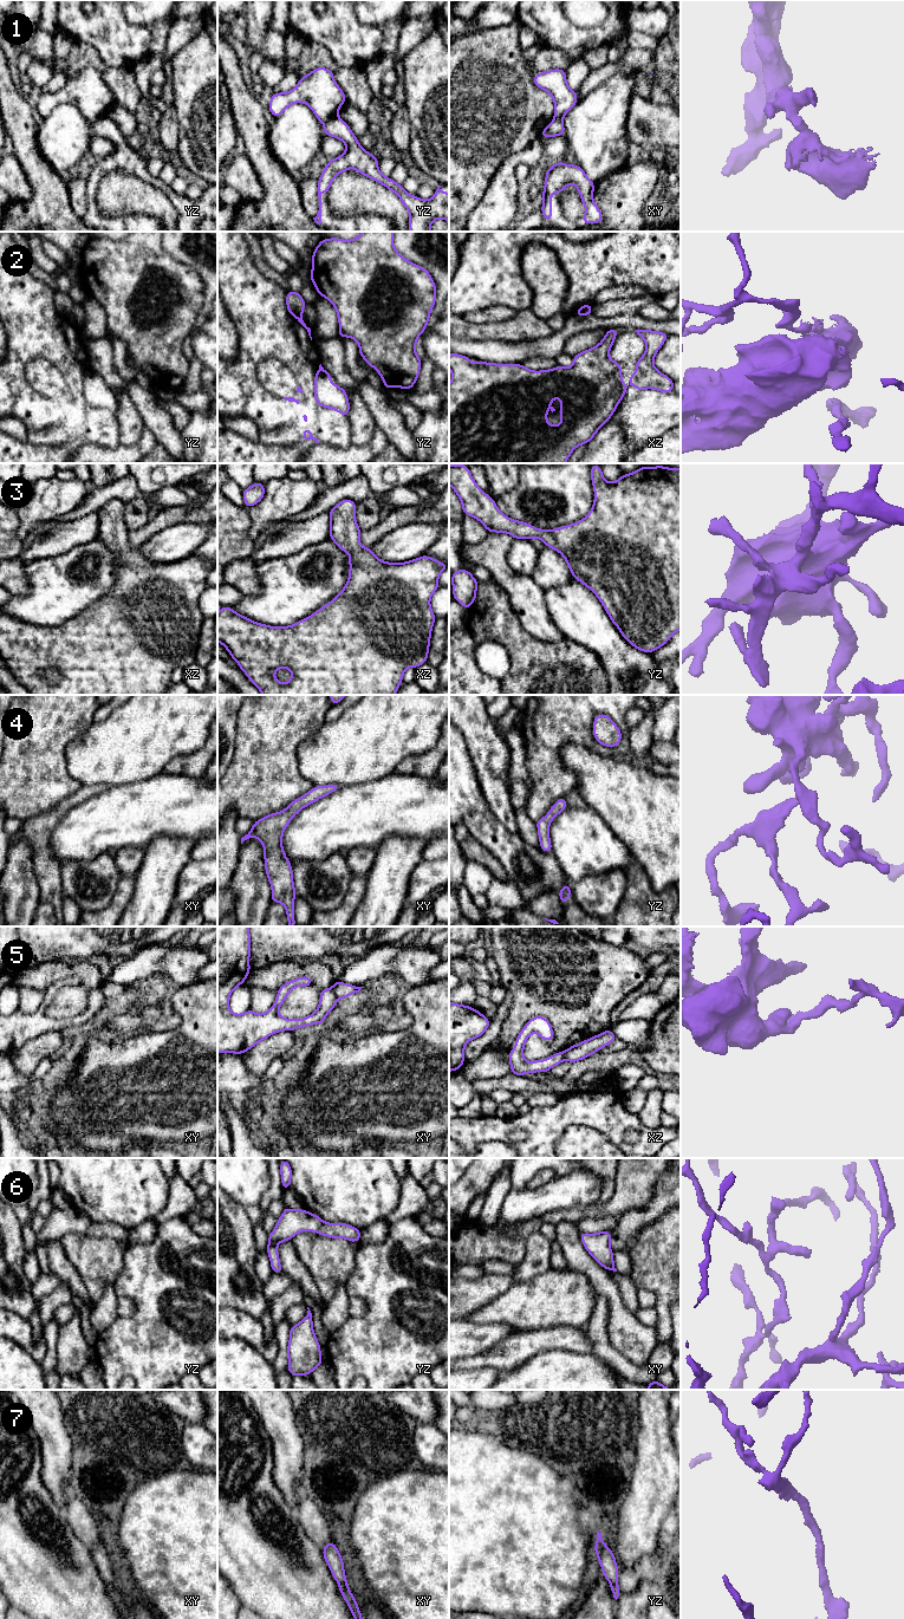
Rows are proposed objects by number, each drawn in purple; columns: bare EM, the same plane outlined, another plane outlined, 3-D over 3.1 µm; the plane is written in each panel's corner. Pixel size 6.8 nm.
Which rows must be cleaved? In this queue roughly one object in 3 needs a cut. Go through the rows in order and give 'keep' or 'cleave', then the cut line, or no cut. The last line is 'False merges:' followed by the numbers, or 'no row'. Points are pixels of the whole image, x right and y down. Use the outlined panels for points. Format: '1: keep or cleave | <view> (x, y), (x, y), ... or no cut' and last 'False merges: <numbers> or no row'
1: cleave | yz (336, 115), (323, 123)
2: cleave | yz (296, 317), (301, 319)
3: keep | no cut
4: keep | no cut
5: cleave | xy (331, 988), (338, 997)
6: keep | no cut
7: keep | no cut
False merges: 1, 2, 5

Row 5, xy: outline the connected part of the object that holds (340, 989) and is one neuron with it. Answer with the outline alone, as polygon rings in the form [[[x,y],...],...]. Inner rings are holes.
[[[336,981],[332,987],[333,993],[338,999],[345,999],[355,993],[359,993],[362,988],[364,987],[347,984],[342,981]]]

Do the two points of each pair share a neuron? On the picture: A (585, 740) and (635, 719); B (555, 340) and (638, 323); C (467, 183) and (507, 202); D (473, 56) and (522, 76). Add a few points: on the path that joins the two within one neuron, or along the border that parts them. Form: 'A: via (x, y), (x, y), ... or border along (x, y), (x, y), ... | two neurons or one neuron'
A: border along (632, 707), (625, 715), (628, 728) | two neurons
B: via (576, 324), (618, 322) | one neuron
C: border along (499, 168), (482, 199), (469, 215) | two neurons
D: via (485, 67), (493, 76), (511, 76) | one neuron

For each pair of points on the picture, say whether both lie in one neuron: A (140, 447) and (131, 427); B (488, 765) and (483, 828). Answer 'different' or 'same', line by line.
A: different
B: different

